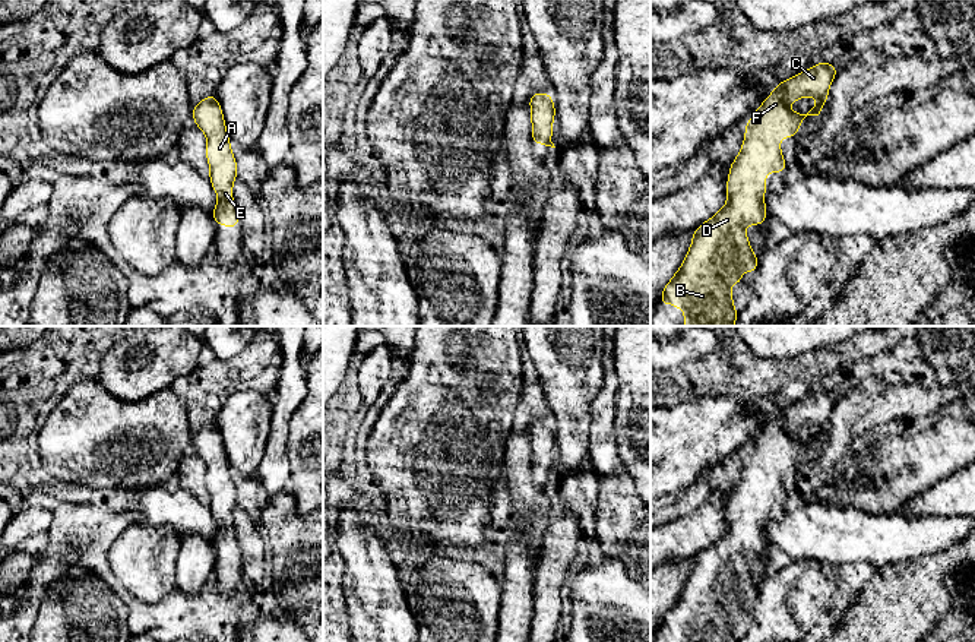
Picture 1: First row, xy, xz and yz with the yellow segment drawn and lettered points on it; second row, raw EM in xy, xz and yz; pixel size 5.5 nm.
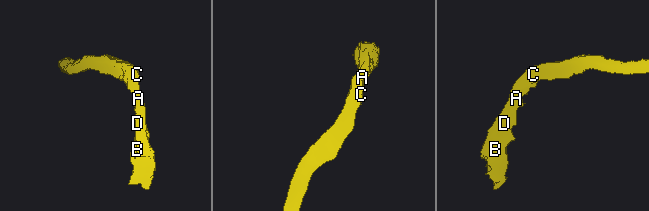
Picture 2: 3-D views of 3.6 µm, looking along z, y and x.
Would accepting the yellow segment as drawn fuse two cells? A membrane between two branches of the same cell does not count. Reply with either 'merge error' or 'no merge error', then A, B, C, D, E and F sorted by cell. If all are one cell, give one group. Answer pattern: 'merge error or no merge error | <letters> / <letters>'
no merge error | A B C D E F

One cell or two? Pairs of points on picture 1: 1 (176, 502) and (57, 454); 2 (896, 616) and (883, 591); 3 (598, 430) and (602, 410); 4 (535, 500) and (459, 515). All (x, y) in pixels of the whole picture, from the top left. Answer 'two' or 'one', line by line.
1: two
2: one
3: one
4: two

